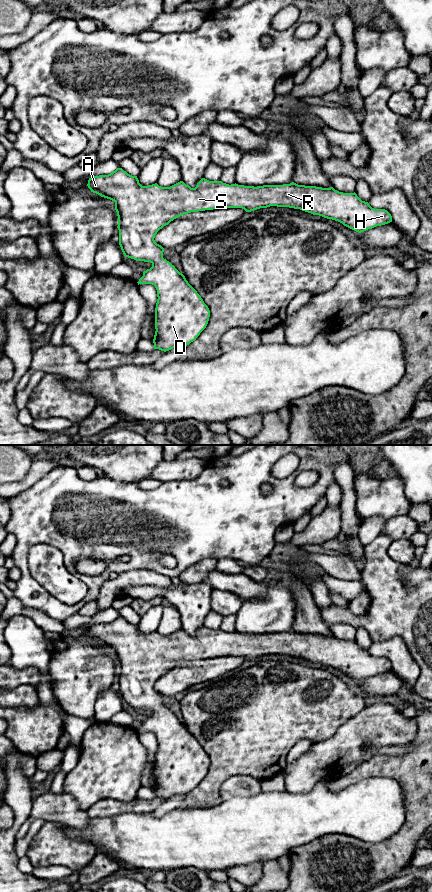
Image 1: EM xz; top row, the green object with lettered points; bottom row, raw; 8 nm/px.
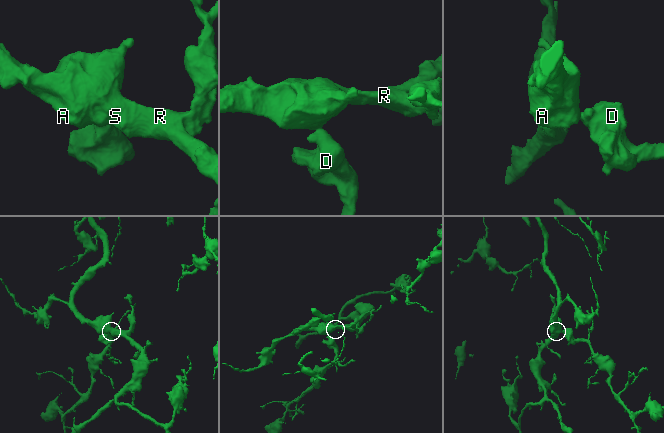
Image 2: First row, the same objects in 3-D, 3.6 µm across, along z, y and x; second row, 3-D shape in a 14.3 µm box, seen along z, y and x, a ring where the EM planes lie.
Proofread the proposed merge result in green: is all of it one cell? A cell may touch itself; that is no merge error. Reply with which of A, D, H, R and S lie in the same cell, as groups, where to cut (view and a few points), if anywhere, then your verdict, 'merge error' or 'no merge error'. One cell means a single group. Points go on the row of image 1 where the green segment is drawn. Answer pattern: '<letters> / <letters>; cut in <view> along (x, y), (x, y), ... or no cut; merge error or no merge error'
A D H R S; no cut; no merge error

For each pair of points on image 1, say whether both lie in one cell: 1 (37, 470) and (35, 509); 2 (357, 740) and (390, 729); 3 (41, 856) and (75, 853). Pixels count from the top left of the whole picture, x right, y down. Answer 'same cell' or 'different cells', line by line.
1: different cells
2: same cell
3: same cell

